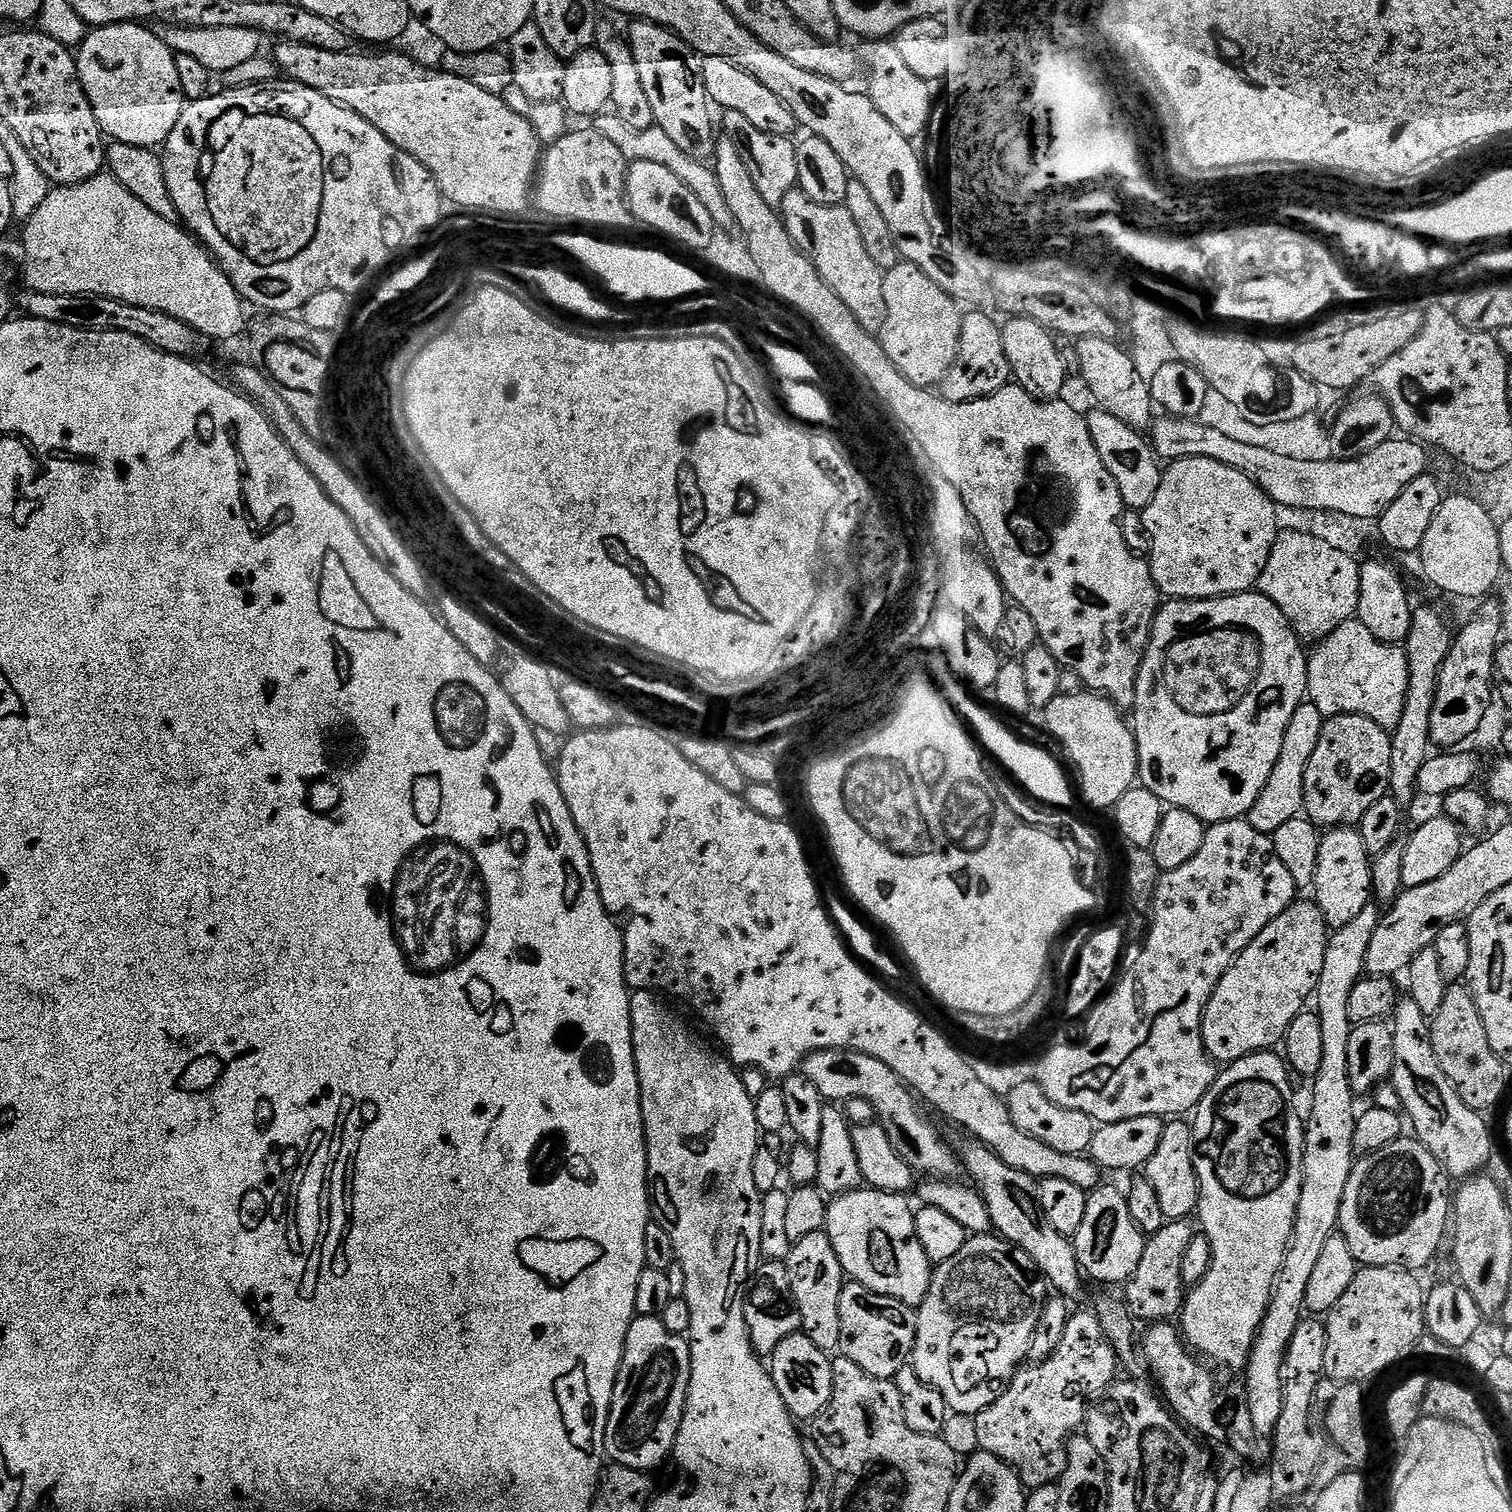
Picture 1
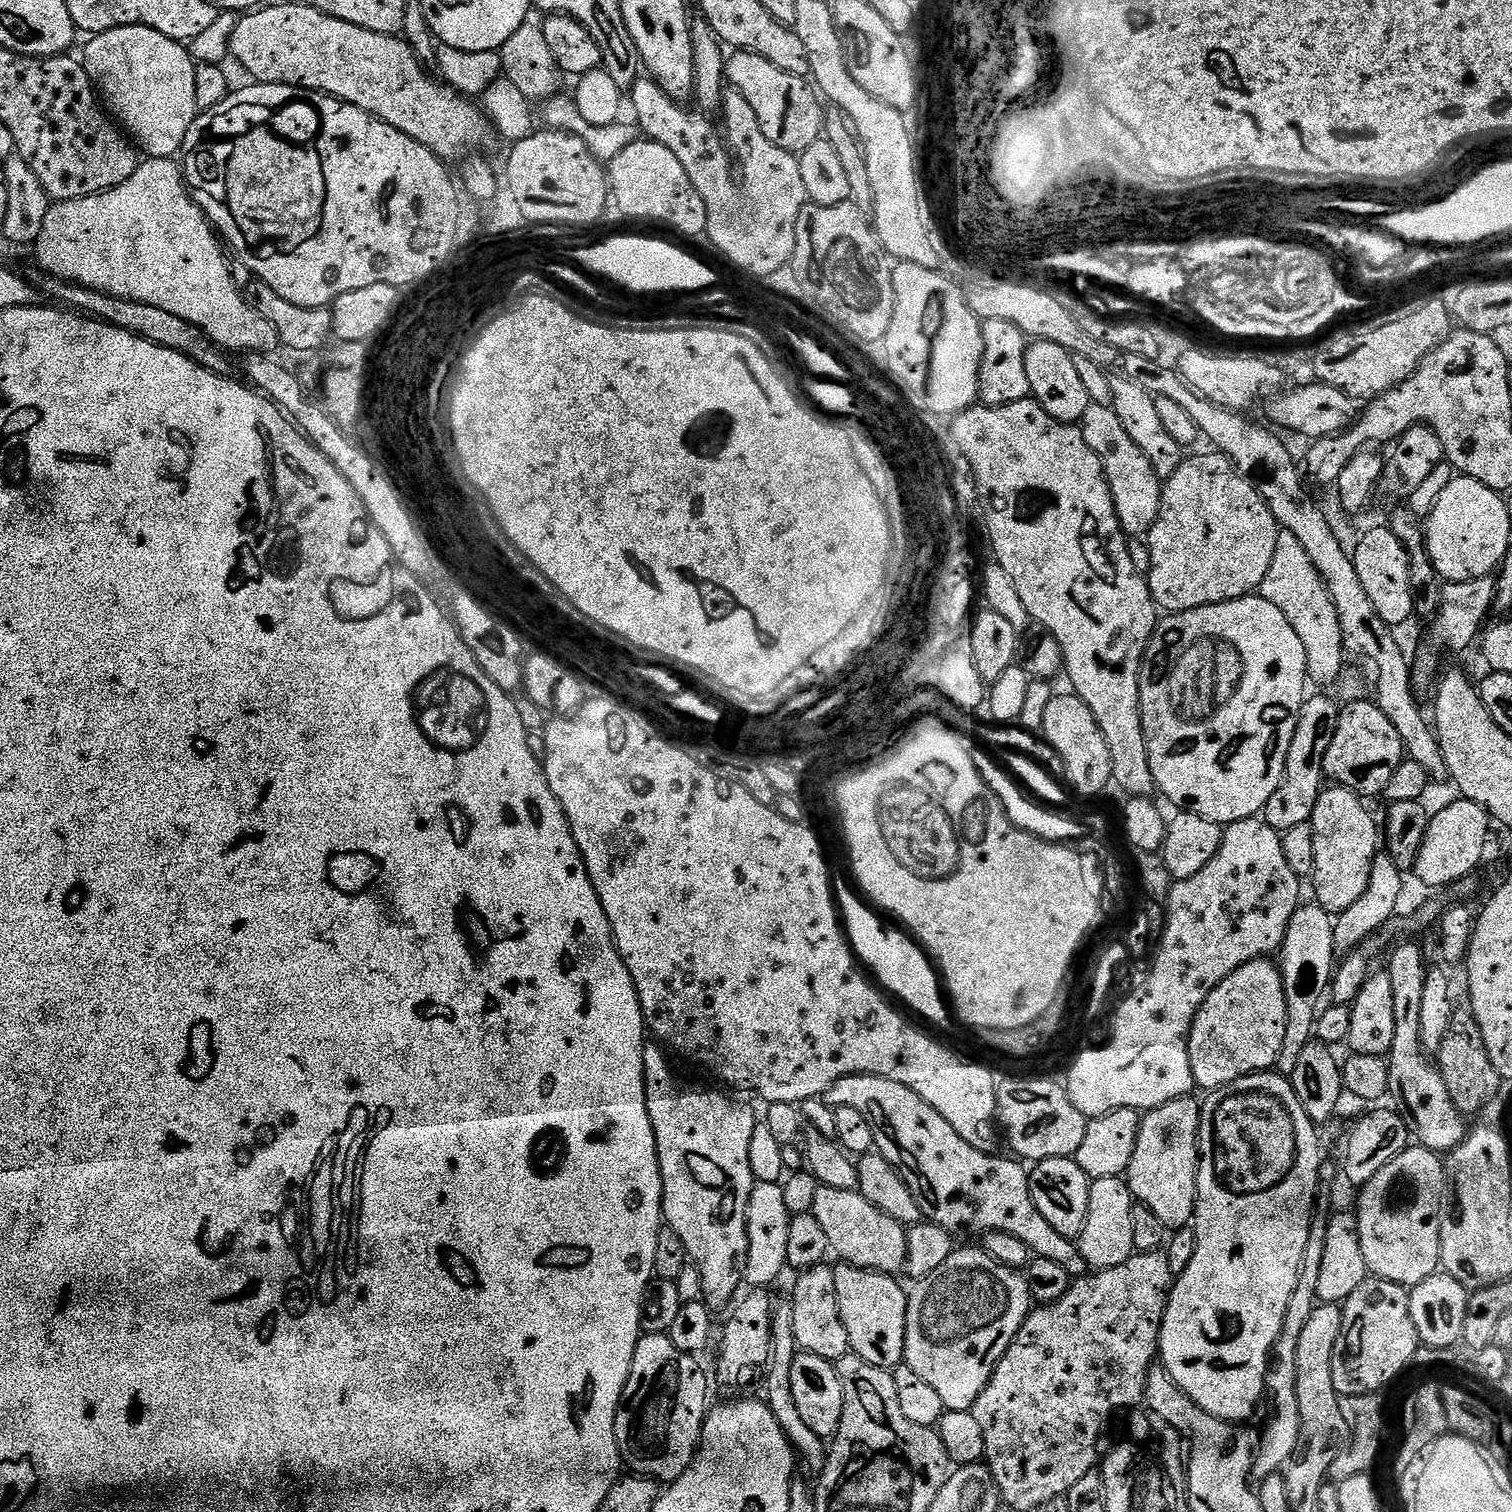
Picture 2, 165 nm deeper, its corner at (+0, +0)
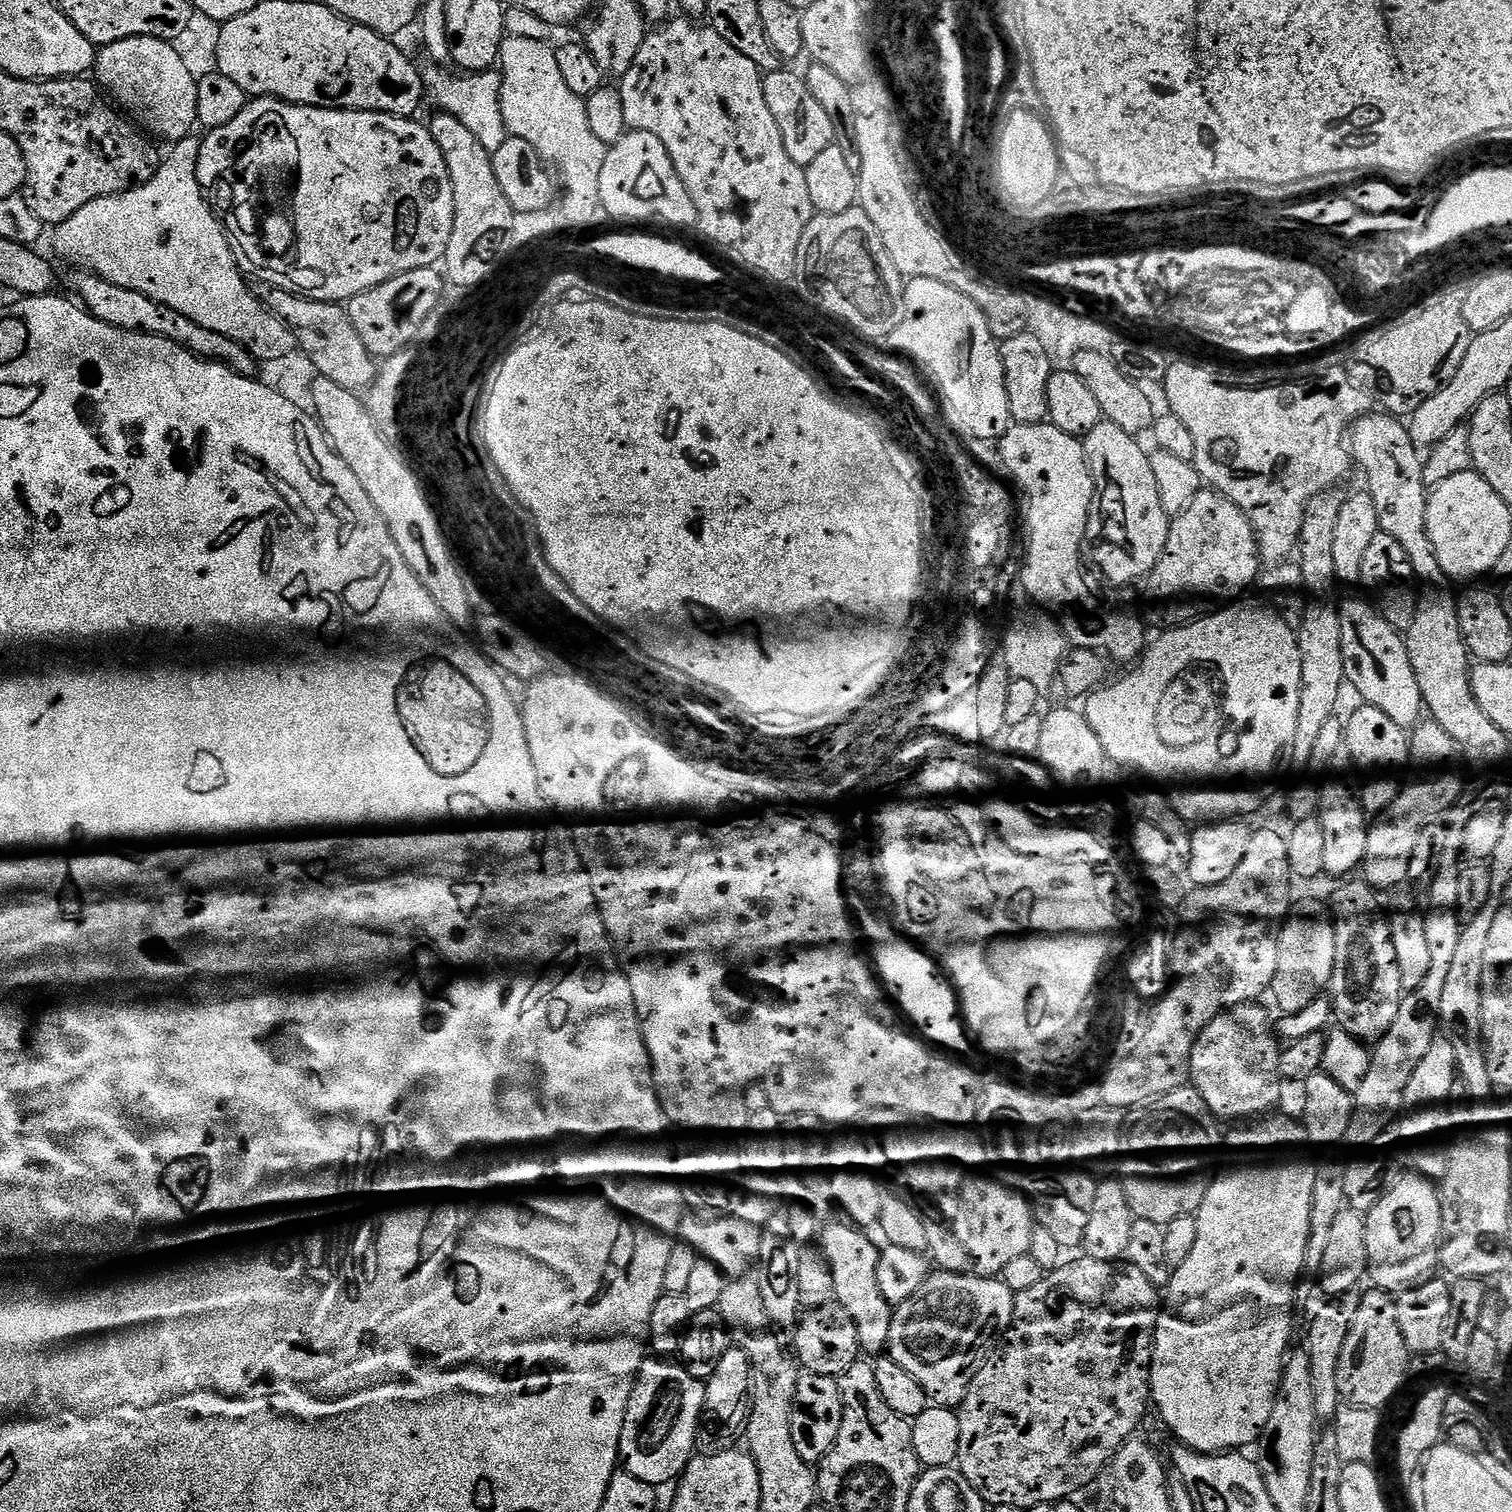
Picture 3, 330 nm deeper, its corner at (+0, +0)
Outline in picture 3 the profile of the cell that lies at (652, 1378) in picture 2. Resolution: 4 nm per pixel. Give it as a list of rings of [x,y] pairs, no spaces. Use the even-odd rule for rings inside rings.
[[[668,1358],[645,1359],[622,1422],[619,1463],[623,1471],[657,1486],[679,1481],[697,1451],[696,1436],[706,1398],[704,1385],[705,1381],[696,1380],[679,1362]]]

